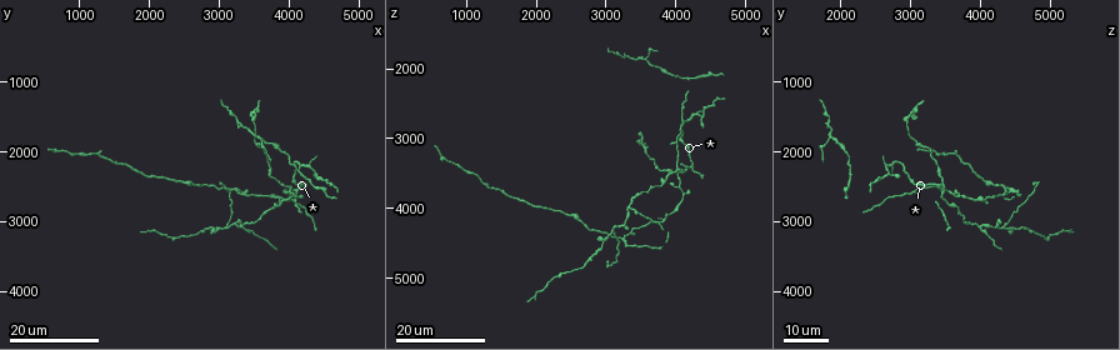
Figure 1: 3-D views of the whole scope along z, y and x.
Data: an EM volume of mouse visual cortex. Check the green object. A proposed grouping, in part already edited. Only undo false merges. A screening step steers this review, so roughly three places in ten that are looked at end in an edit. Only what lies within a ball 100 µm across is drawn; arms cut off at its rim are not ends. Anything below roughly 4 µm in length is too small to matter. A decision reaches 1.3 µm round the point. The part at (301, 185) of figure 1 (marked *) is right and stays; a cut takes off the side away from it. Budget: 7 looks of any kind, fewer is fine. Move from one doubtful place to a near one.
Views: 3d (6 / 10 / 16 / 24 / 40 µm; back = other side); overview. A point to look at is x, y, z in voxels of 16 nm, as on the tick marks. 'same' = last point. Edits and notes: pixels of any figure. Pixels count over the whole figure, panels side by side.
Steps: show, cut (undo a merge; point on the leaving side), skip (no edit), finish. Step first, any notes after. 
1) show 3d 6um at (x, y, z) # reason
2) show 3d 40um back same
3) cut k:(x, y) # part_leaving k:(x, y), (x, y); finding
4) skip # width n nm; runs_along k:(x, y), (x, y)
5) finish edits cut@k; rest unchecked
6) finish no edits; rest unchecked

show 3d 24um at (3750, 1950, 2000) # calibre changes

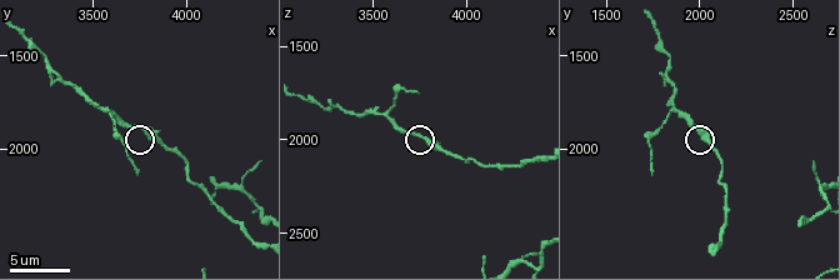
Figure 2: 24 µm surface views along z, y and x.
show 3d 10um at (3780, 1900, 2000)

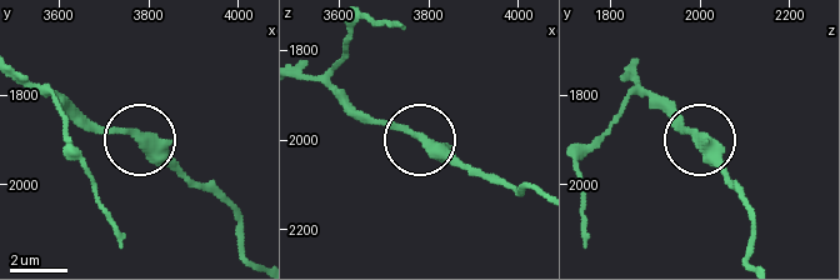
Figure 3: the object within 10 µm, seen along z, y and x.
show 3d 6um at (3785, 1905, 2000)

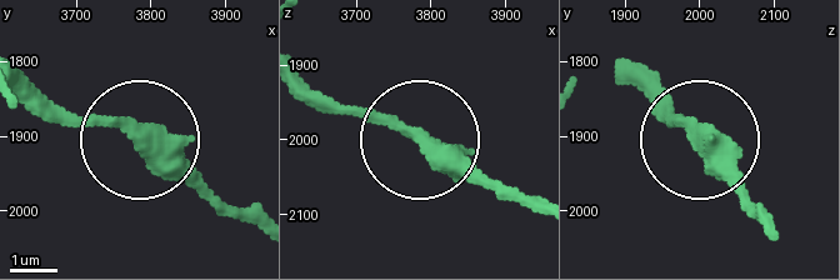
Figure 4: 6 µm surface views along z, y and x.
skip # width 400 nm; continuous, no second neuron

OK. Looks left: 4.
show 3d 6um at (3580, 1800, 1860) # three-way junction

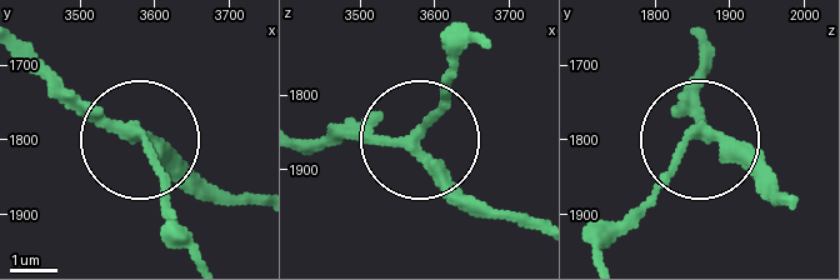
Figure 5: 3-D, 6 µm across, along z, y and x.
skip # runs_along 5:(529, 223), (469, 199), (425, 151), (449, 68), (476, 36); all the same neuron

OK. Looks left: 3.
show 3d 16um at (3350, 3100, 4000) # three-way junction

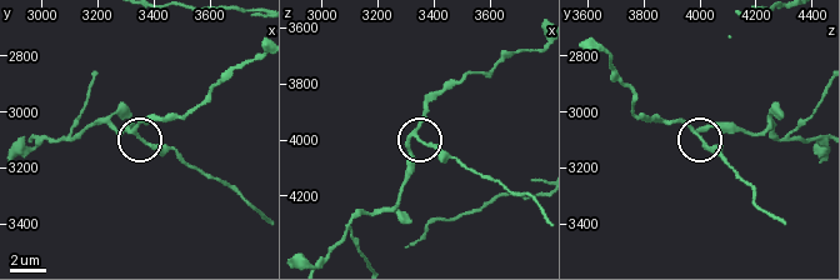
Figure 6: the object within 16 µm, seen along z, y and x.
show 3d 10um at (3320, 3070, 3980)

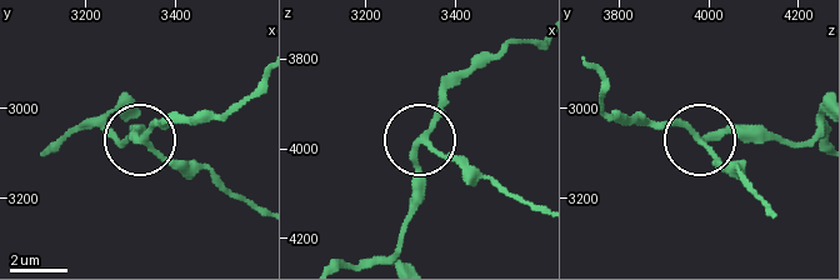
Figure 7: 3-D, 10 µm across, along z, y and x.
skip # side_arm 12 um; runs_along 7:(595, 73), (610, 114), (689, 126), (736, 179); one neuron here

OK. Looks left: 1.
finish no edits; rest unchecked

